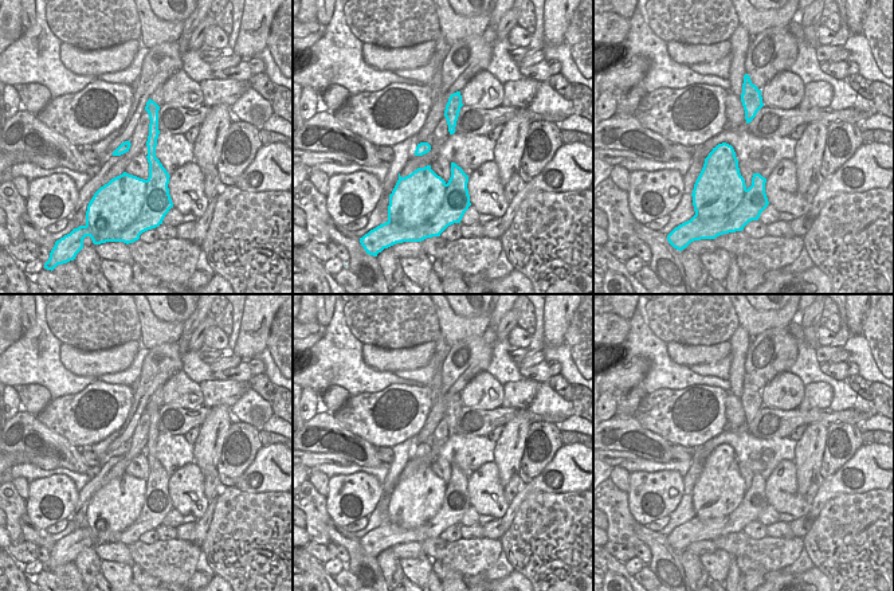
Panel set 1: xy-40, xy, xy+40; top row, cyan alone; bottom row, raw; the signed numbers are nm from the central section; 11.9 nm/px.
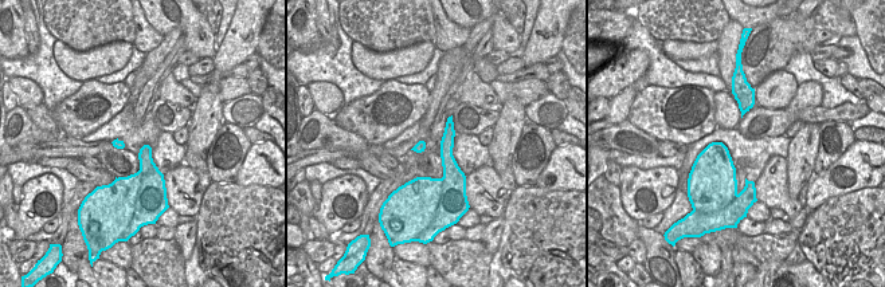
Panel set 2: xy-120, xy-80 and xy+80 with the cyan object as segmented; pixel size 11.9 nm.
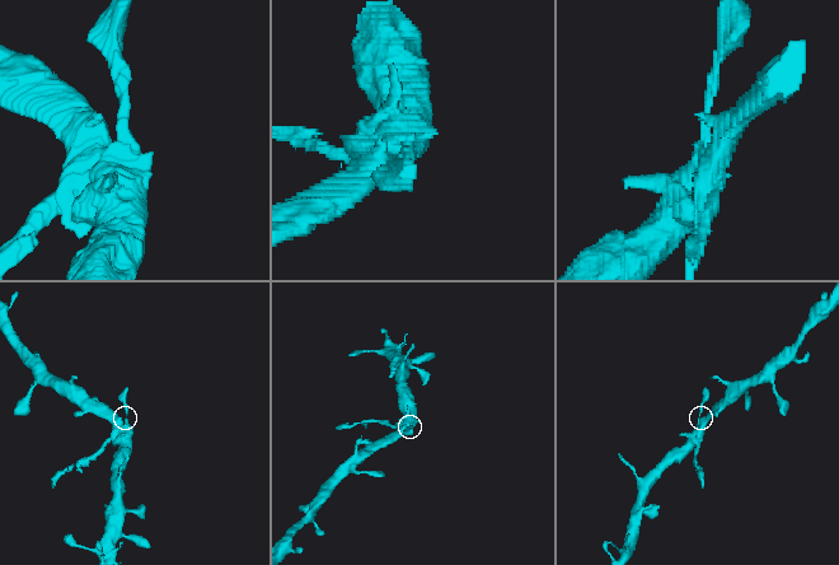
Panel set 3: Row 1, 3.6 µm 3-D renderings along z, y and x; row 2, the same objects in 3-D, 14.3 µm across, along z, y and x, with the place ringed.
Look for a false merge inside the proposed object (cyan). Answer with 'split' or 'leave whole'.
split

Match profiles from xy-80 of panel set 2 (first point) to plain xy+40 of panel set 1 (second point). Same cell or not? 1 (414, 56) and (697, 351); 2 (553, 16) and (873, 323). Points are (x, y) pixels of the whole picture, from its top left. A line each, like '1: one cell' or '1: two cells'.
1: one cell
2: two cells

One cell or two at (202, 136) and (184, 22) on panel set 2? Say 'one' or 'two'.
two

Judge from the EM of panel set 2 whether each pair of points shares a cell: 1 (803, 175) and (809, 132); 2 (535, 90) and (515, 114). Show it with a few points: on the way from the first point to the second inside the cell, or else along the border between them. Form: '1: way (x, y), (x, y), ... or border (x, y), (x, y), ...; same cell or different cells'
1: way (805, 164), (806, 142); same cell
2: border (500, 103), (508, 99), (517, 99), (524, 106); different cells

